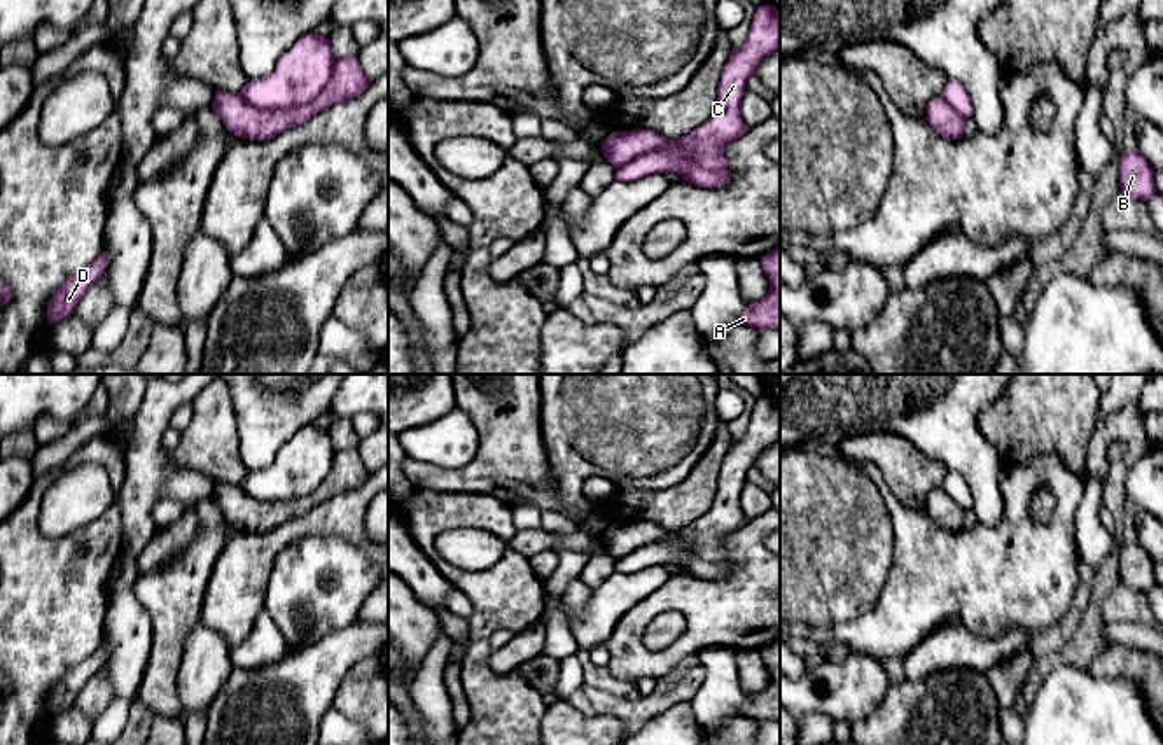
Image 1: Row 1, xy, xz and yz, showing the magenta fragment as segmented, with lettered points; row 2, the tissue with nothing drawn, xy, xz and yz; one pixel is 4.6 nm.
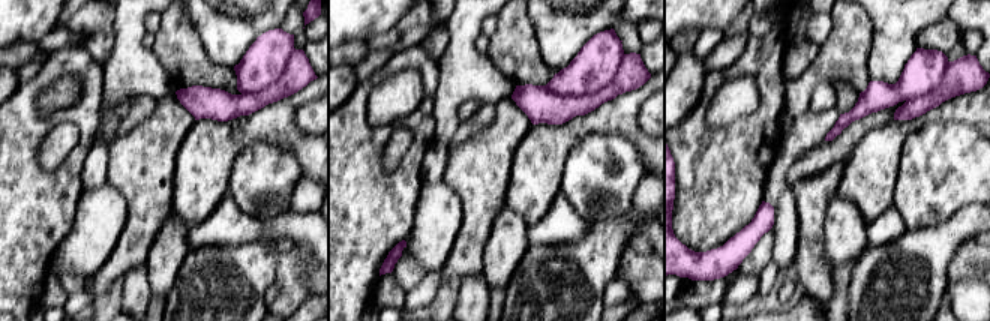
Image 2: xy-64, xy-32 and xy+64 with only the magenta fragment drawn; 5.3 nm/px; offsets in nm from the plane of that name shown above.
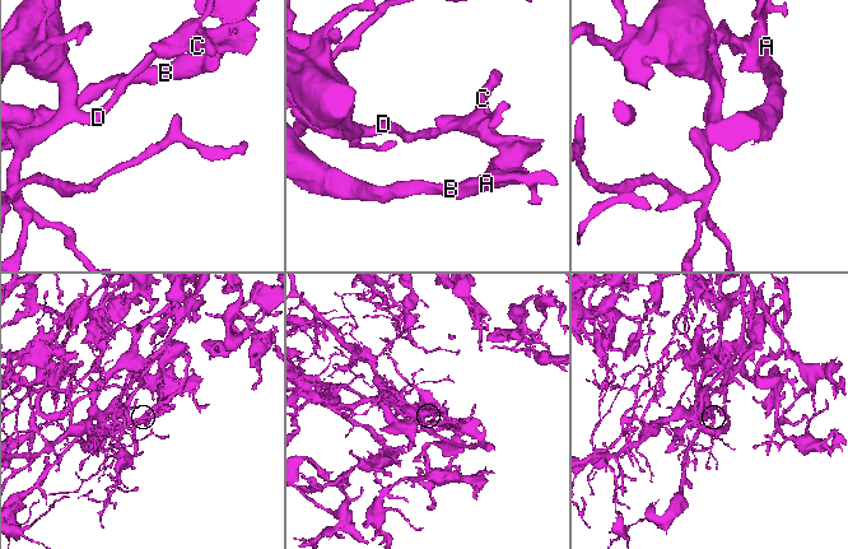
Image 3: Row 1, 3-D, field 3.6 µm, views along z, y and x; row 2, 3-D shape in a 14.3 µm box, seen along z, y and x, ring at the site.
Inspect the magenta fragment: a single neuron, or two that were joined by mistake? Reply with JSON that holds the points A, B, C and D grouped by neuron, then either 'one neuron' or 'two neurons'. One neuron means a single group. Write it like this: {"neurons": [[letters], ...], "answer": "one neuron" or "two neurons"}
{"neurons": [["A", "B", "C"], ["D"]], "answer": "two neurons"}

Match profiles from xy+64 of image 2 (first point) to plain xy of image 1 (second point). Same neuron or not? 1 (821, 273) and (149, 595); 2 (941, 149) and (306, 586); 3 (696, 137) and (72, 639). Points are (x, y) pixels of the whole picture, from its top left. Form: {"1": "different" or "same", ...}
{"1": "same", "2": "same", "3": "same"}

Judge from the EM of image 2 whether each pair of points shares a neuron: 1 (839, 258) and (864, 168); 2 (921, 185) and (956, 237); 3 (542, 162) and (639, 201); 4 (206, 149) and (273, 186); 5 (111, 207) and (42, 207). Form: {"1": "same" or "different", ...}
{"1": "different", "2": "different", "3": "different", "4": "different", "5": "different"}

